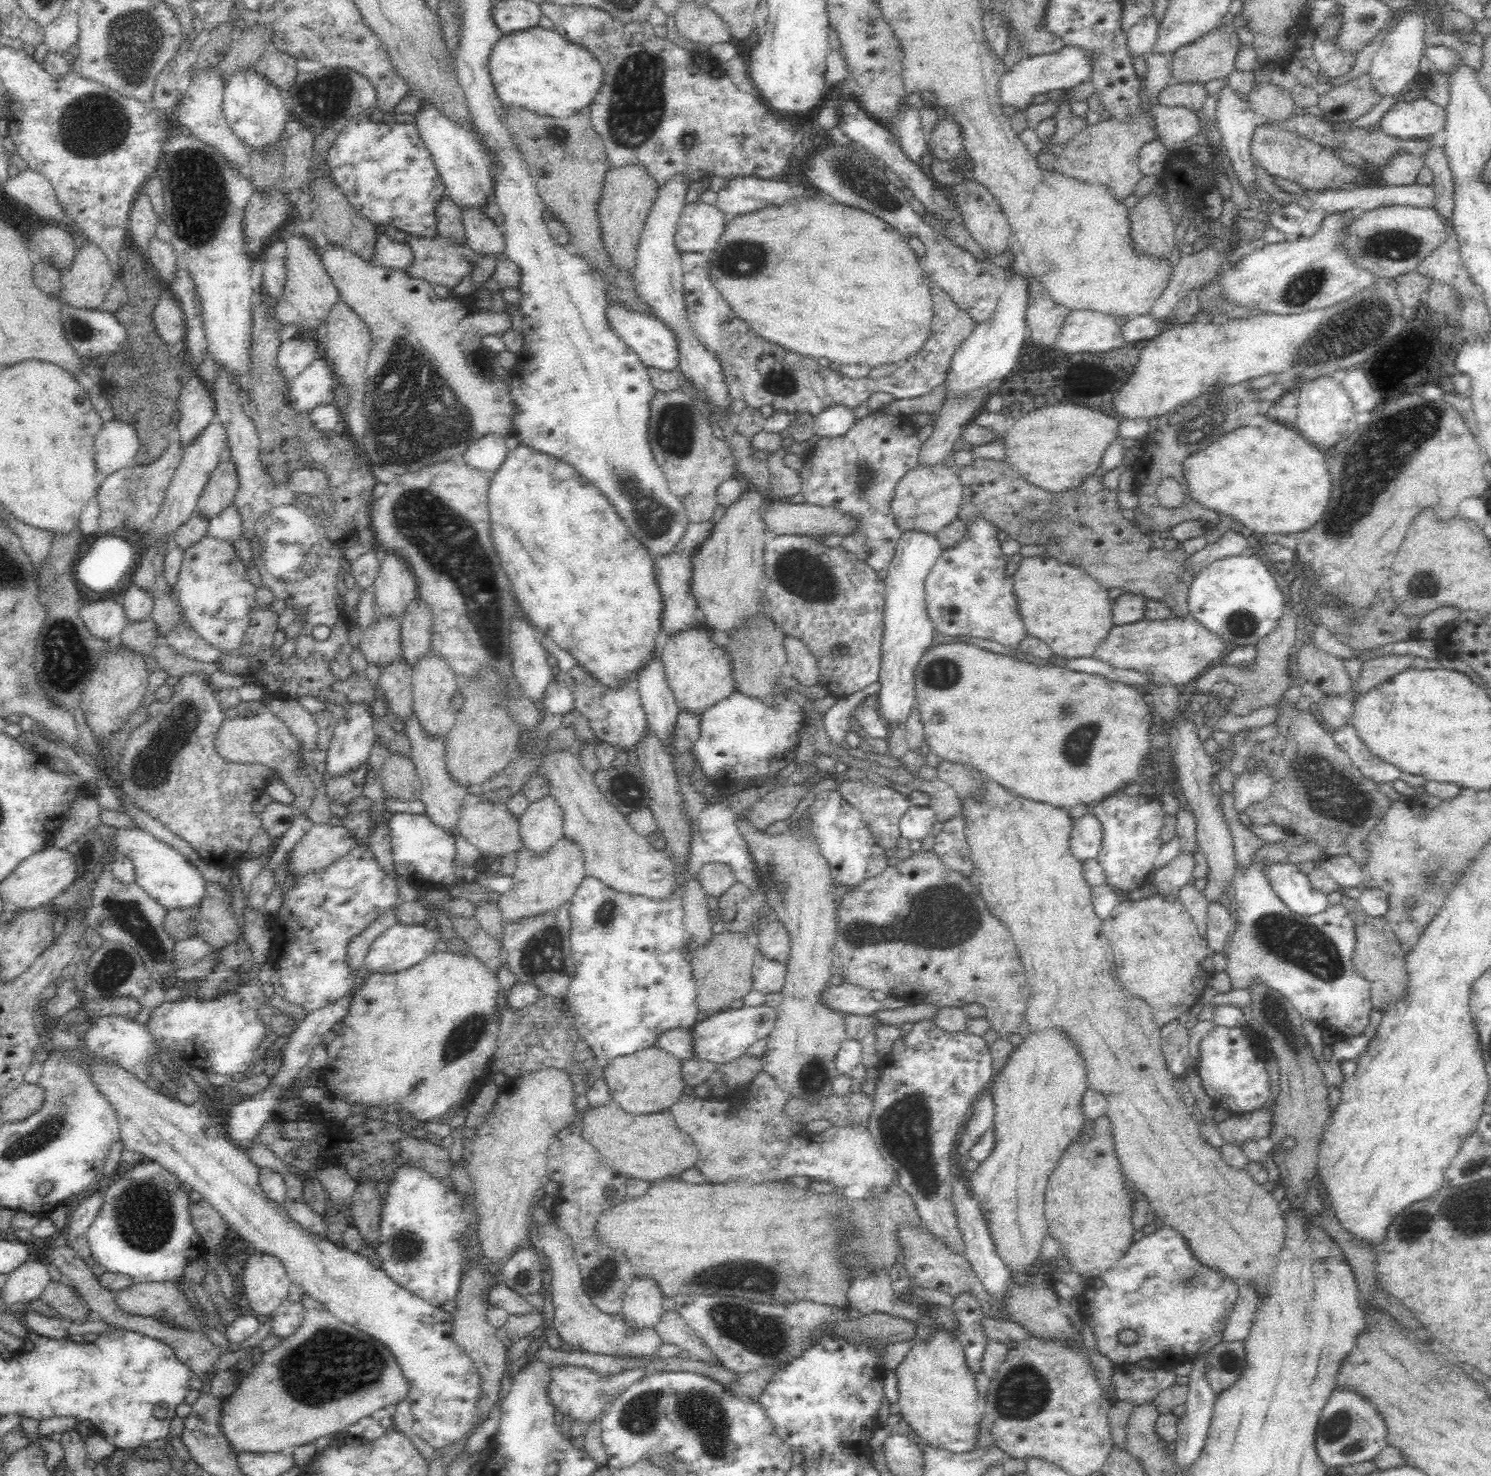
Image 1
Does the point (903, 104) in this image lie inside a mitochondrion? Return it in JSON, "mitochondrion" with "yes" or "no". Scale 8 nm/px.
{"mitochondrion":"no"}

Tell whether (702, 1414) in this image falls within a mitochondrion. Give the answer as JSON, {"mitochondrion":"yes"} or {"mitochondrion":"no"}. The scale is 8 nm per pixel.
{"mitochondrion":"yes"}

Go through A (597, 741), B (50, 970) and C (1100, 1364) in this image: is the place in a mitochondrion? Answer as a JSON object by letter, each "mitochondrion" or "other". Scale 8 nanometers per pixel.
{"A":"other","B":"other","C":"other"}

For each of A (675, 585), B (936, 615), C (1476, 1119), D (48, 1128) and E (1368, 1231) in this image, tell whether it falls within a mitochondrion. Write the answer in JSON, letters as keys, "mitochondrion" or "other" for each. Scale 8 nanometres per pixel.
{"A":"other","B":"other","C":"other","D":"mitochondrion","E":"other"}

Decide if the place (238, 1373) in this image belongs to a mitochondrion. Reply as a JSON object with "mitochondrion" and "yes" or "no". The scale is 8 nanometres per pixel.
{"mitochondrion":"no"}

